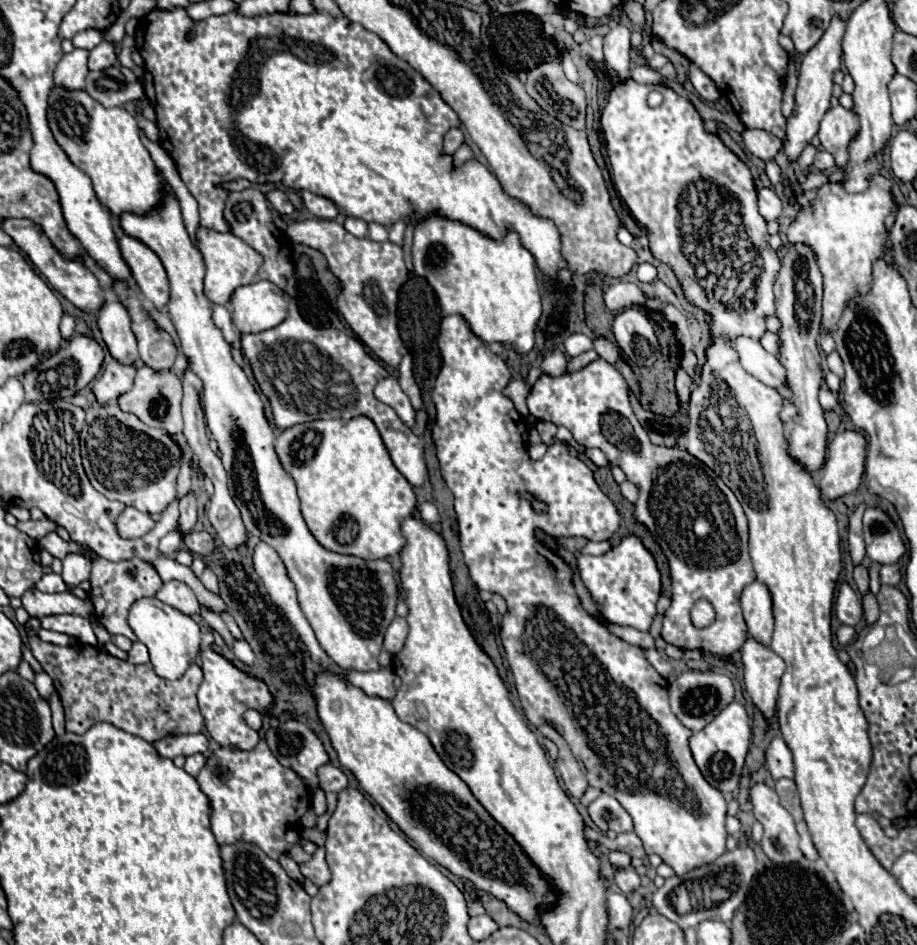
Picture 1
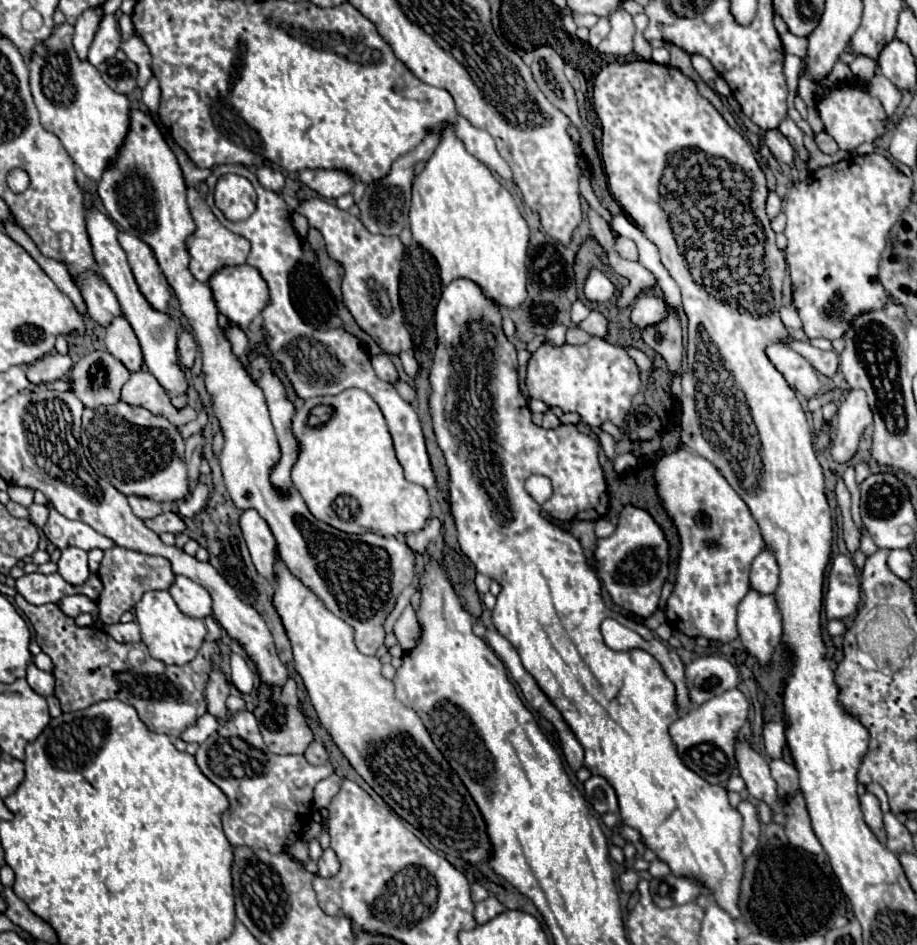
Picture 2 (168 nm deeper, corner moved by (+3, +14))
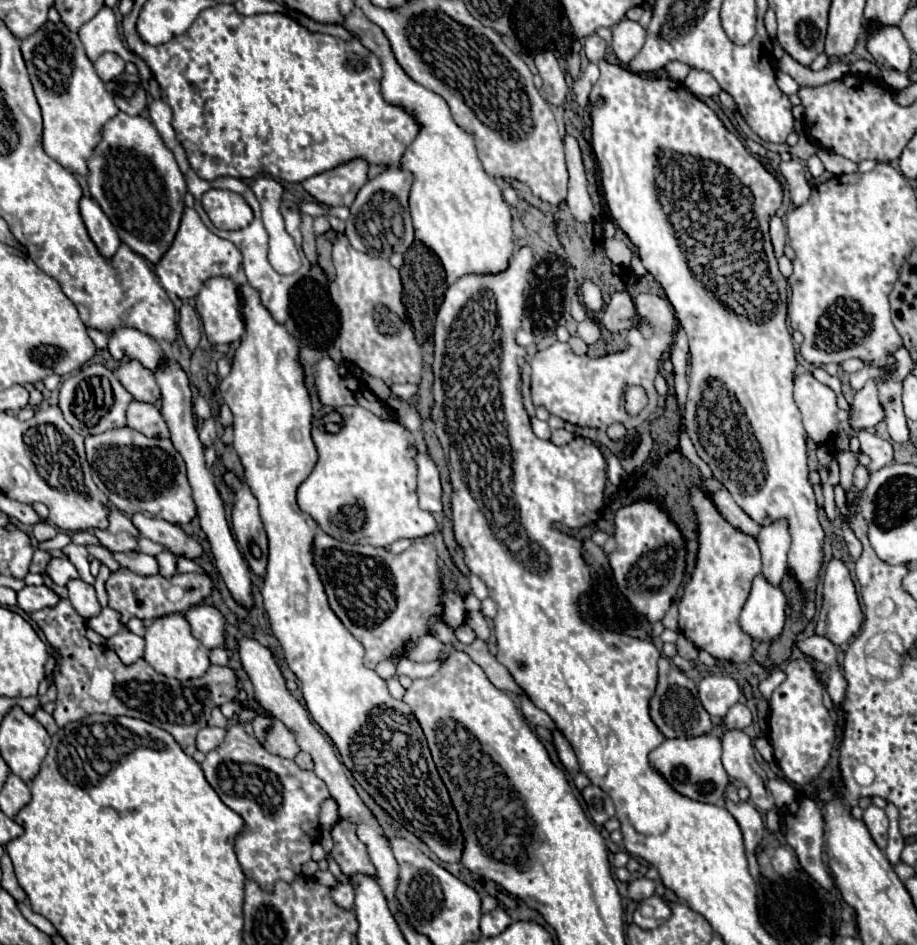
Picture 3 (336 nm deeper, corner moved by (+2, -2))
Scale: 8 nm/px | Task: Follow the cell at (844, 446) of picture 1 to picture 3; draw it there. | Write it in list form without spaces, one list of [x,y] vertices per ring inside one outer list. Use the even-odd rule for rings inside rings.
[[[868,382],[862,390],[854,394],[850,410],[850,426],[852,430],[868,430],[884,420],[882,406],[876,396],[876,384]]]

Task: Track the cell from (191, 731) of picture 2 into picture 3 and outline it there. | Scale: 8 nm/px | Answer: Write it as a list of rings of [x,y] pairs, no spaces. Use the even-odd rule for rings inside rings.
[[[206,726],[206,728],[202,728],[202,730],[198,732],[198,736],[196,736],[196,748],[198,748],[200,752],[208,754],[208,752],[212,752],[212,750],[224,740],[224,736],[226,736],[226,730],[224,730],[224,728]]]

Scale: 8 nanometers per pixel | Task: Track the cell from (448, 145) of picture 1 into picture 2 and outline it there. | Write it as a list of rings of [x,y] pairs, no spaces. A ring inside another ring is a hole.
[[[433,132],[429,136],[425,136],[425,140],[413,148],[411,152],[407,152],[405,156],[397,158],[391,166],[391,170],[387,172],[387,176],[369,182],[365,186],[365,194],[363,198],[357,202],[359,208],[359,220],[361,224],[373,232],[373,234],[383,234],[383,236],[399,236],[399,232],[403,228],[409,226],[409,206],[411,206],[411,182],[415,176],[415,166],[421,160],[429,160],[429,156],[433,154],[435,146],[439,144],[439,134]]]

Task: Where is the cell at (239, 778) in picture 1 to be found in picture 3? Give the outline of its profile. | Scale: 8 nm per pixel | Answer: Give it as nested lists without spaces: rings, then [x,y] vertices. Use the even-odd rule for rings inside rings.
[[[230,724],[226,740],[212,752],[206,754],[202,762],[204,776],[220,800],[244,818],[244,828],[238,832],[234,842],[236,858],[248,878],[254,878],[262,888],[272,888],[276,880],[292,882],[300,874],[300,866],[310,860],[312,844],[318,840],[318,812],[320,802],[330,796],[326,784],[314,776],[314,772],[300,770],[294,760],[286,760],[274,754],[268,754],[262,744],[244,732],[242,724]]]

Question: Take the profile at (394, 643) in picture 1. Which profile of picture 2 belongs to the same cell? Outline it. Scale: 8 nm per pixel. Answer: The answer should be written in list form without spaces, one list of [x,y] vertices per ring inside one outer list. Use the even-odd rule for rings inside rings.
[[[411,606],[405,608],[405,612],[401,614],[401,618],[397,620],[395,624],[395,636],[399,640],[399,644],[405,648],[405,650],[411,650],[417,646],[419,638],[421,638],[421,626],[419,626],[419,620],[417,620],[417,614],[413,612]]]

